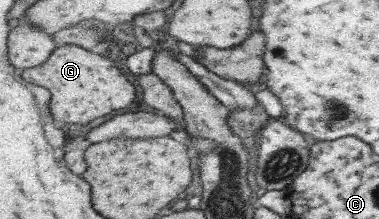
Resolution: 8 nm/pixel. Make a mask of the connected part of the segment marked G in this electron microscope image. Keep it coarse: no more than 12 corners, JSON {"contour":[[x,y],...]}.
{"contour":[[77,45],[23,70],[54,118],[90,124],[136,98],[112,59]]}

